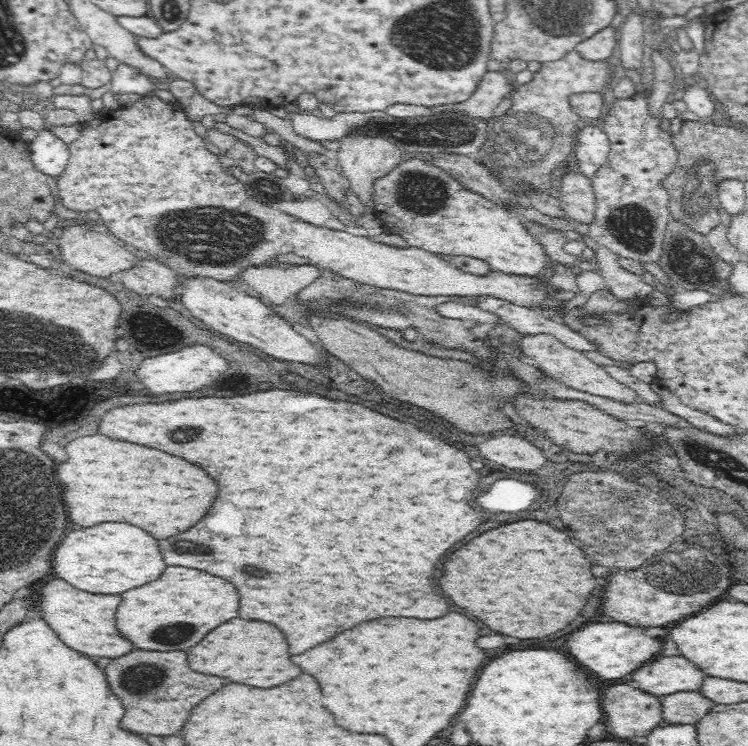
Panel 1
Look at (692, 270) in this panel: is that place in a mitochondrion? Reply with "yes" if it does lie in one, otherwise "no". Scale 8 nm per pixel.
yes

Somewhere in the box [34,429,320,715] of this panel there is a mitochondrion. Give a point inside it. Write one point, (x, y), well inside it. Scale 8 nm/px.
(136, 681)

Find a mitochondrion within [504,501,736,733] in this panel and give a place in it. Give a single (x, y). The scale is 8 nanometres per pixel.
(672, 577)

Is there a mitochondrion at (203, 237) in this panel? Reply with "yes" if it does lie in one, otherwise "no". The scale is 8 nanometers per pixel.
yes

